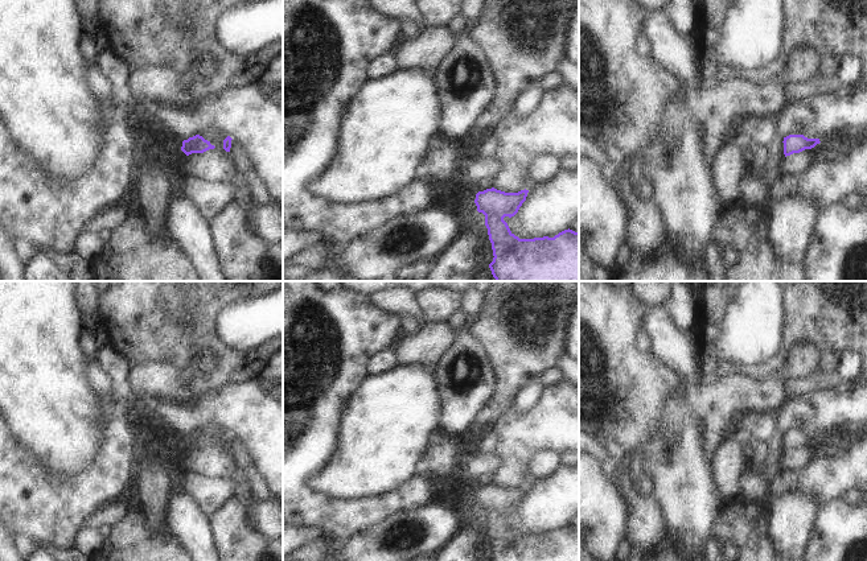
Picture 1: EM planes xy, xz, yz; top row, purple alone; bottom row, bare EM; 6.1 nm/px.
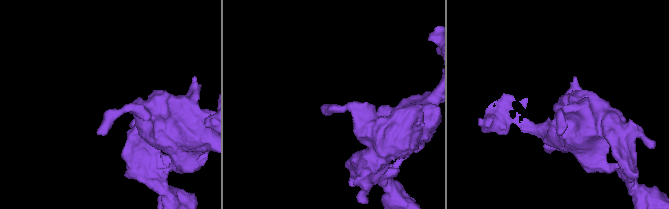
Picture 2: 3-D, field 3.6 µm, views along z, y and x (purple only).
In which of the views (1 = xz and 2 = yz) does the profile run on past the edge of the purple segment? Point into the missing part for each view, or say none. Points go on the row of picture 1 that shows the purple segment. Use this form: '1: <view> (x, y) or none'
1: none
2: none

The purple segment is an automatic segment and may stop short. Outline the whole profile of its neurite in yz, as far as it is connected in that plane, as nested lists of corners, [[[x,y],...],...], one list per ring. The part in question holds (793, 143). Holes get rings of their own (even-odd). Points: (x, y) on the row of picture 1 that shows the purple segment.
[[[789,135],[784,137],[784,154],[790,156],[793,153],[800,153],[805,149],[811,149],[819,144],[819,139],[808,139],[804,135]]]

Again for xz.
[[[494,187],[478,191],[474,203],[477,211],[485,215],[493,261],[489,264],[496,281],[579,281],[579,232],[564,230],[554,238],[543,236],[519,239],[515,236],[505,216],[514,216],[526,201],[529,190],[505,193]]]

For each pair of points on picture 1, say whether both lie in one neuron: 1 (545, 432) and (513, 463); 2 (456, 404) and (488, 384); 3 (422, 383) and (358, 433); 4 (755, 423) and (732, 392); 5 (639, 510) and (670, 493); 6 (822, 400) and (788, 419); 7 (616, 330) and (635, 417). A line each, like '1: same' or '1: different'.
1: same
2: same
3: same
4: different
5: different
6: same
7: same

